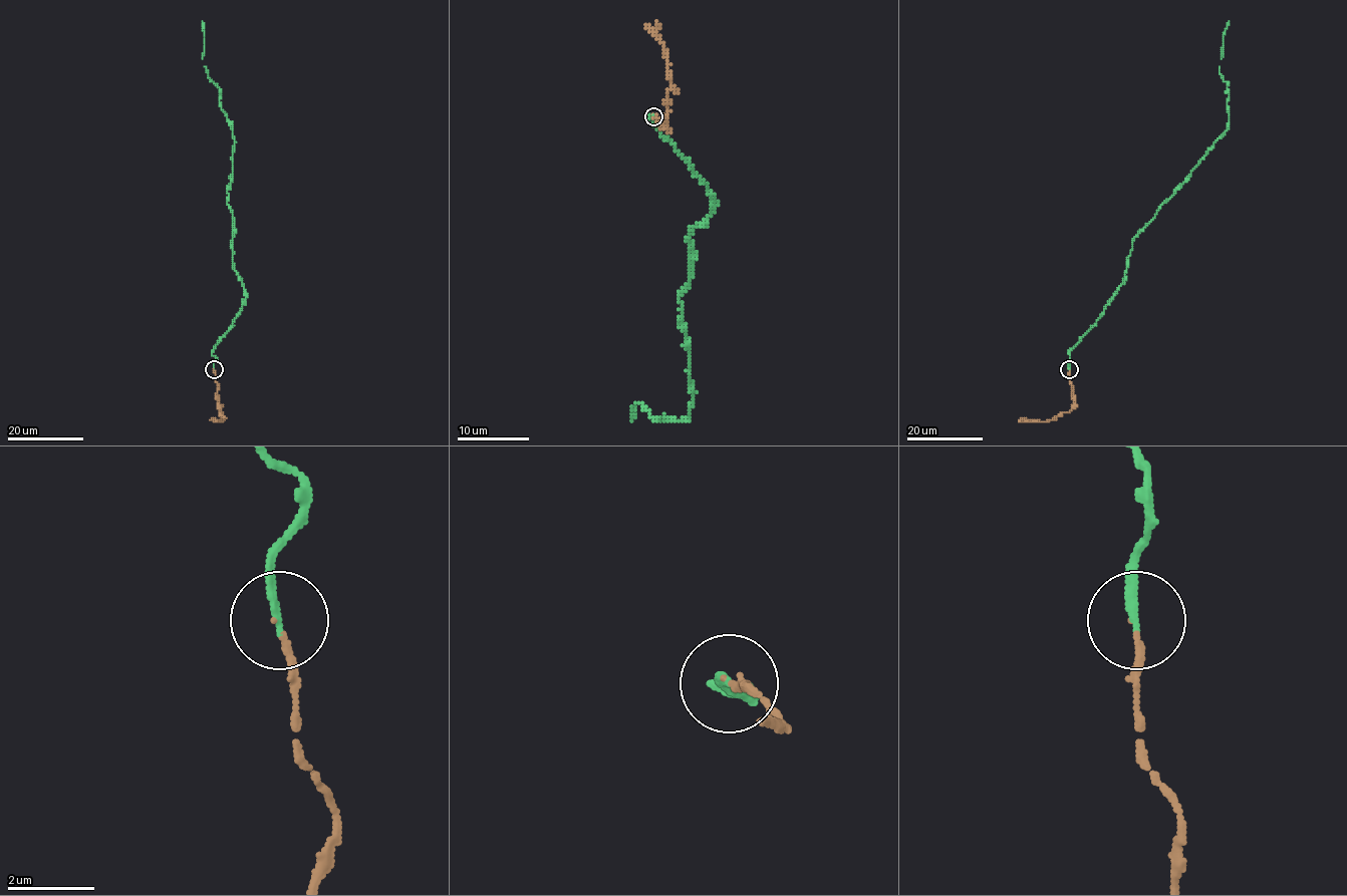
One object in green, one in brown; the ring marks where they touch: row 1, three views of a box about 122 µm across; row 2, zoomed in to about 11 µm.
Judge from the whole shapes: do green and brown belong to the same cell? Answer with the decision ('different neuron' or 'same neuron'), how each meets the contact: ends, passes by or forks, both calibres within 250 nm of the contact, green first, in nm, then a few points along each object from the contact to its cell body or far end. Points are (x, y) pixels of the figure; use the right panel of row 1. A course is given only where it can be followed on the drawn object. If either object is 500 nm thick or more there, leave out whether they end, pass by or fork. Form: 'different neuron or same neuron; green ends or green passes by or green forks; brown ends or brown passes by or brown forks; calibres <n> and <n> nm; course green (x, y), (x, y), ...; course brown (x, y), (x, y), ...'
same neuron; green ends; brown ends; calibres 190 and 130 nm; course green (1069, 369), (1070, 349), (1094, 325), (1124, 281), (1132, 239), (1227, 129), (1229, 89), (1219, 68), (1229, 20); course brown (1068, 369), (1074, 406), (1047, 421), (1018, 421)

